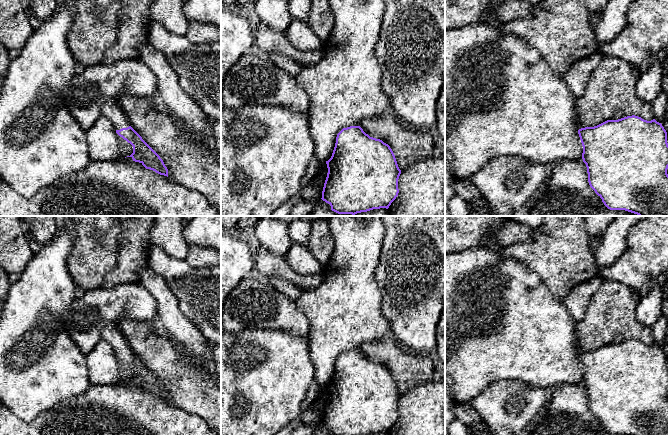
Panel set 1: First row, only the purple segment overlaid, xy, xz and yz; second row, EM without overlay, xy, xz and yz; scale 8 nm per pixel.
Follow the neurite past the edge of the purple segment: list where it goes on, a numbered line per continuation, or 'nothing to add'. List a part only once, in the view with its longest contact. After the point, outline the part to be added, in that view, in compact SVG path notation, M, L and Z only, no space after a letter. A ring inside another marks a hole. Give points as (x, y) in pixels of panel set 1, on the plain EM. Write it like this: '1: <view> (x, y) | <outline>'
1: xy (111, 333) | M116 321L106 322L102 329L101 337L112 346L115 354L131 350L128 341L121 333Z

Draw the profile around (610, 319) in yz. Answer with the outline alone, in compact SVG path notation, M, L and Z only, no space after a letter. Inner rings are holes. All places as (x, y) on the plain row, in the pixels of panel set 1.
M603 278L600 289L595 293L588 305L584 319L575 325L578 354L597 350L607 344L618 344L632 339L647 345L653 344L652 328L642 325L636 318L635 309L640 300L641 296L634 289L620 282Z

